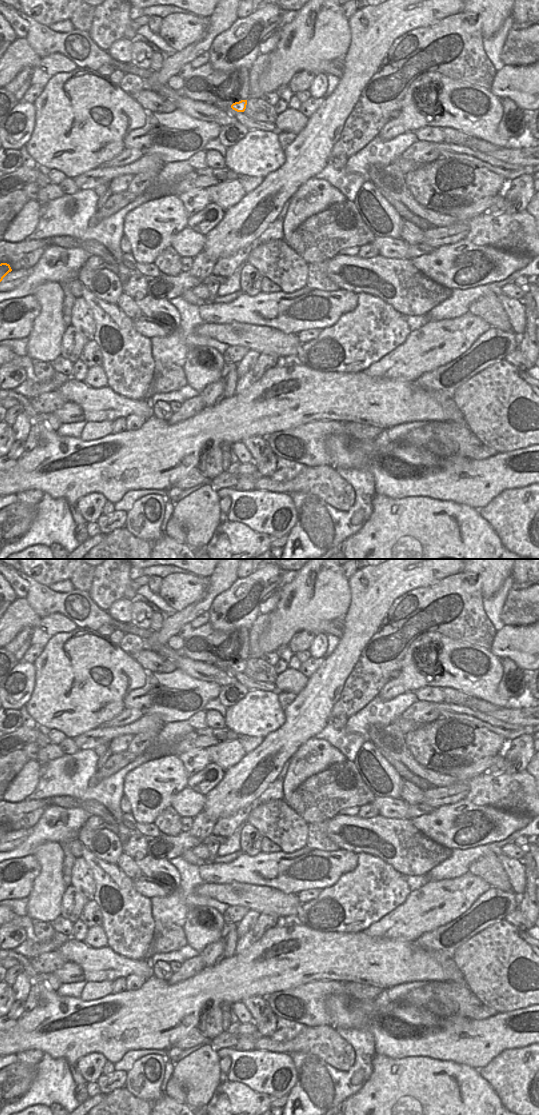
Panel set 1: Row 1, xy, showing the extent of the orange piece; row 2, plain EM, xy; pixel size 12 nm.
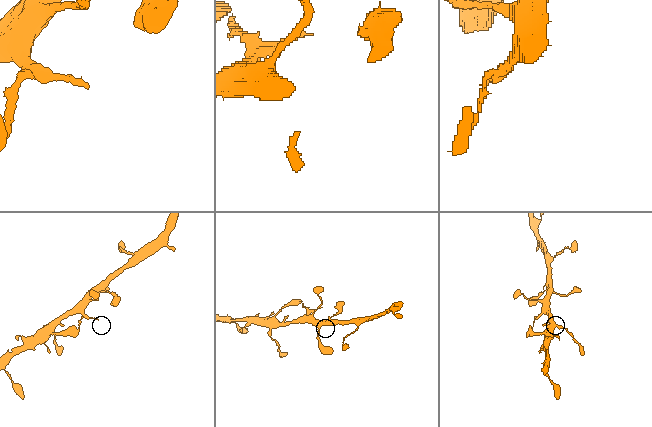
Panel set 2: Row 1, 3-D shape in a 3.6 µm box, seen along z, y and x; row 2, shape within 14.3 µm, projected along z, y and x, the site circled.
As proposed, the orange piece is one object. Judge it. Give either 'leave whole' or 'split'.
leave whole

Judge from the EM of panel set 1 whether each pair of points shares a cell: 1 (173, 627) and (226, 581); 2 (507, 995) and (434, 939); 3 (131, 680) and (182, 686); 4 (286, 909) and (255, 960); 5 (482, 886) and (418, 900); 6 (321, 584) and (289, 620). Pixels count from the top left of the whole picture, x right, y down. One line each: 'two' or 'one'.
1: one
2: two
3: two
4: two
5: one
6: one

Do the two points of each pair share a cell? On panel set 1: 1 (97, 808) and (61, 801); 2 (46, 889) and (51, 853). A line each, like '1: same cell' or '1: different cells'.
1: same cell
2: same cell

